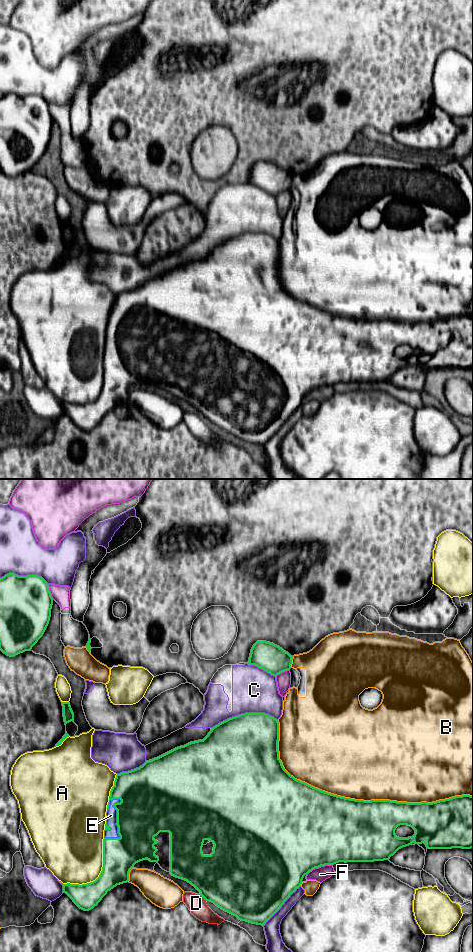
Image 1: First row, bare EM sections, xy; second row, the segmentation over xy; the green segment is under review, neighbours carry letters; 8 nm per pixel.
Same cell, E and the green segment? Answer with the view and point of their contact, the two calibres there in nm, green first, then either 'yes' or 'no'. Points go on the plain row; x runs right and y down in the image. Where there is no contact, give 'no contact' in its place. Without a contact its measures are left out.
xy (116, 343) | 420/100 nm | yes

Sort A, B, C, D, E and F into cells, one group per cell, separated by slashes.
A D / B / C / E / F

